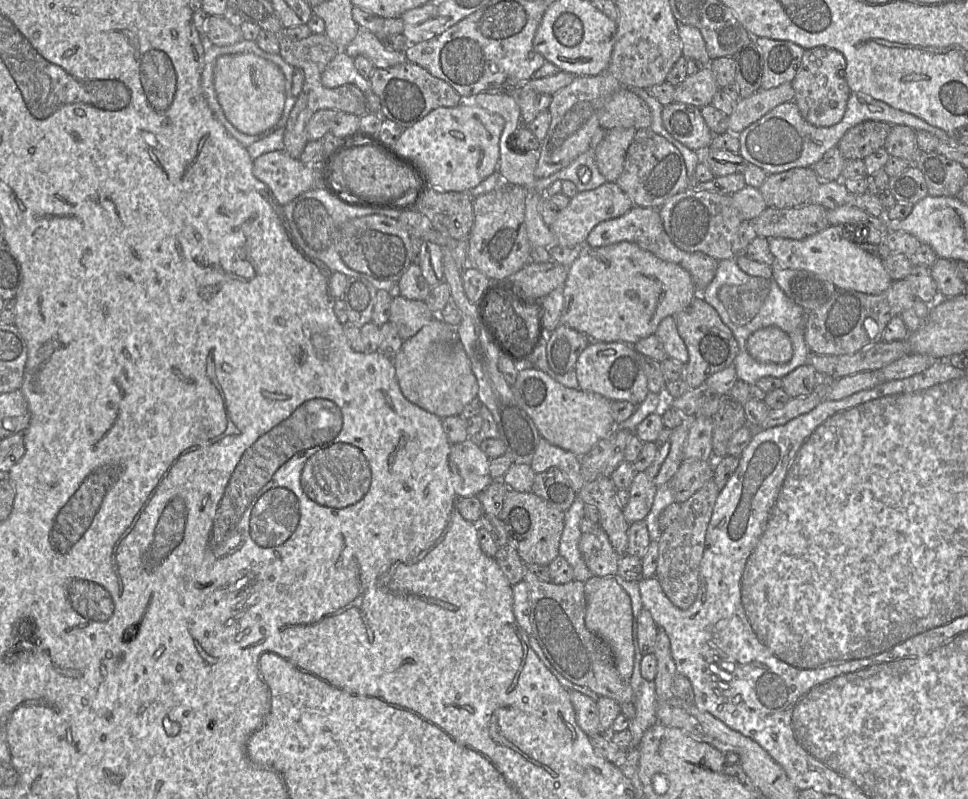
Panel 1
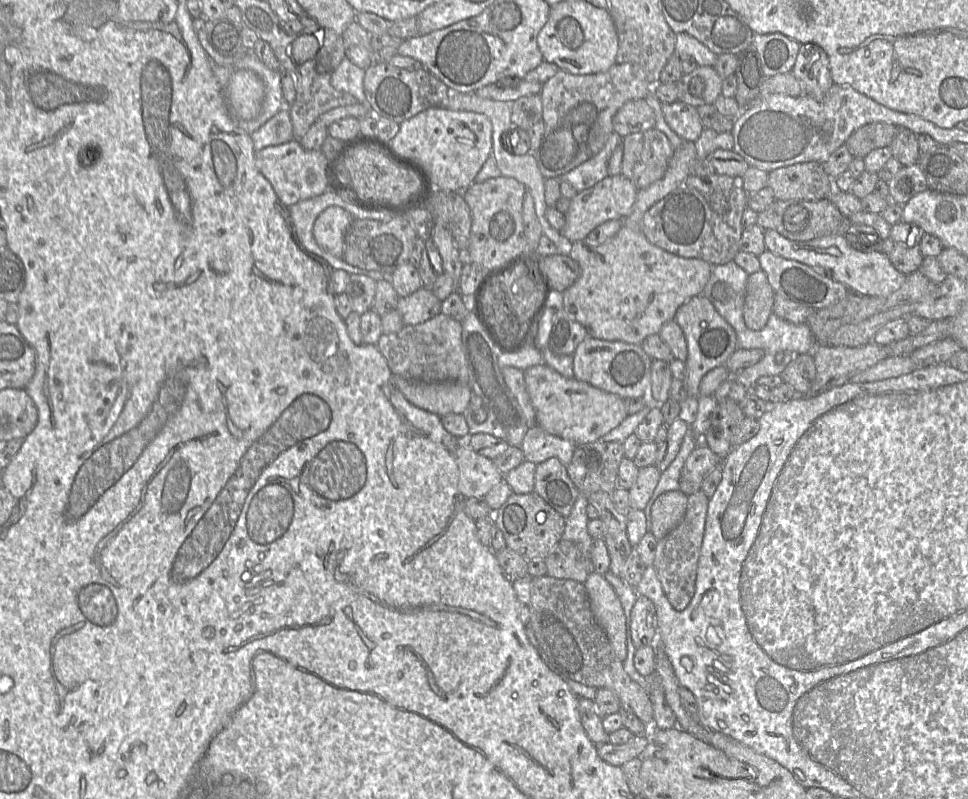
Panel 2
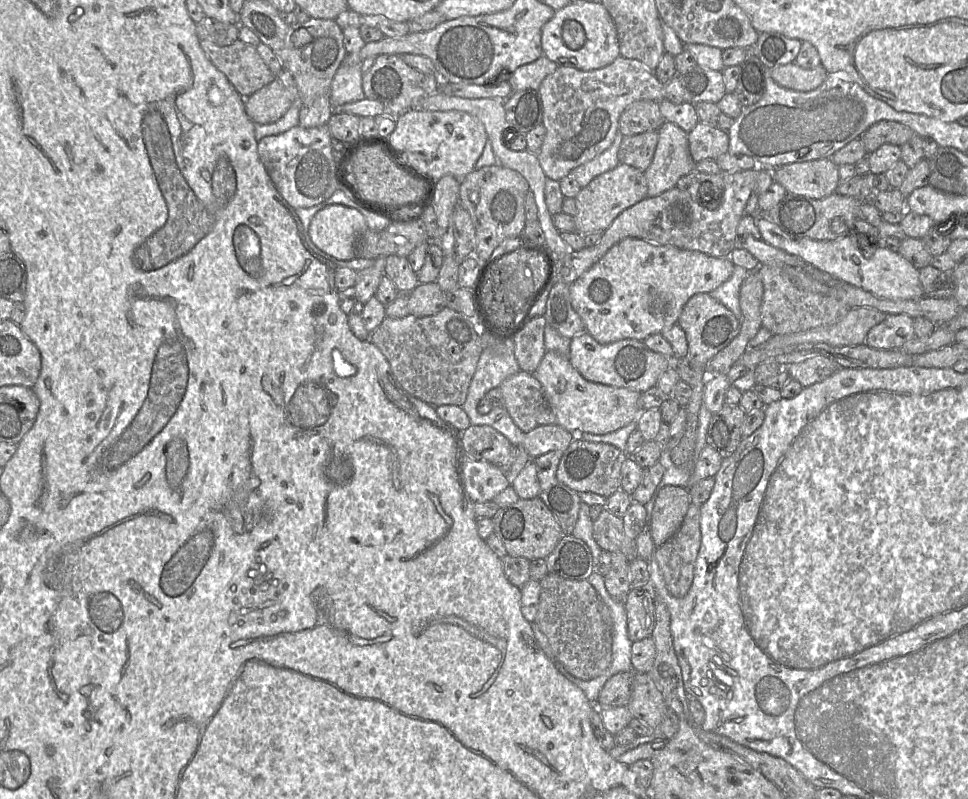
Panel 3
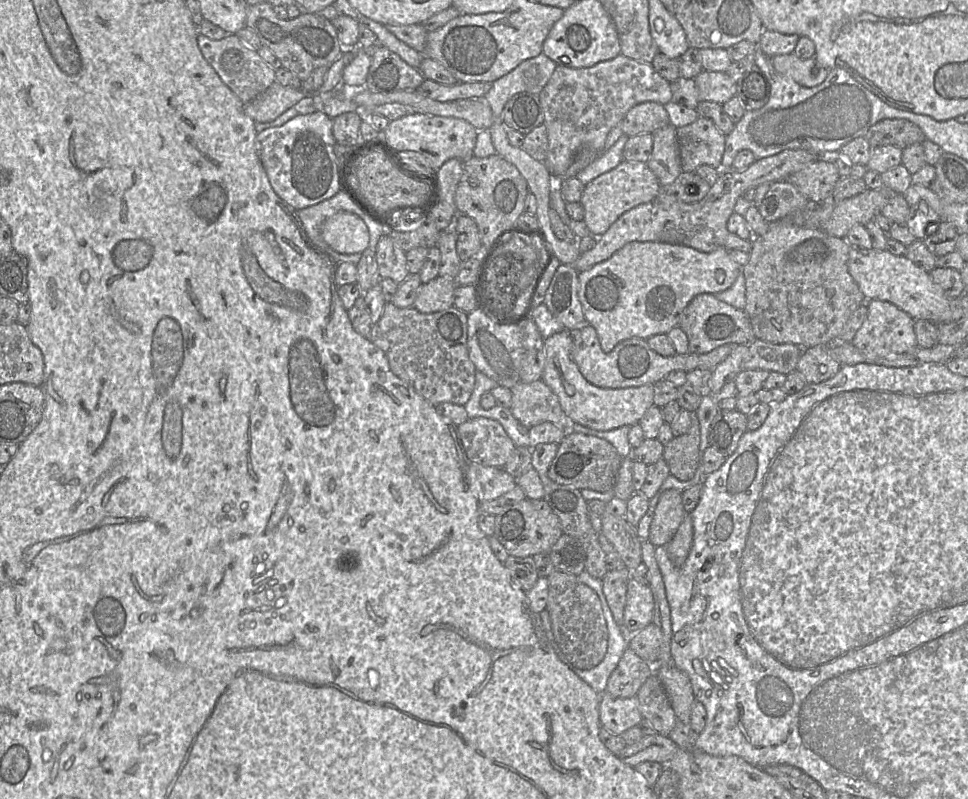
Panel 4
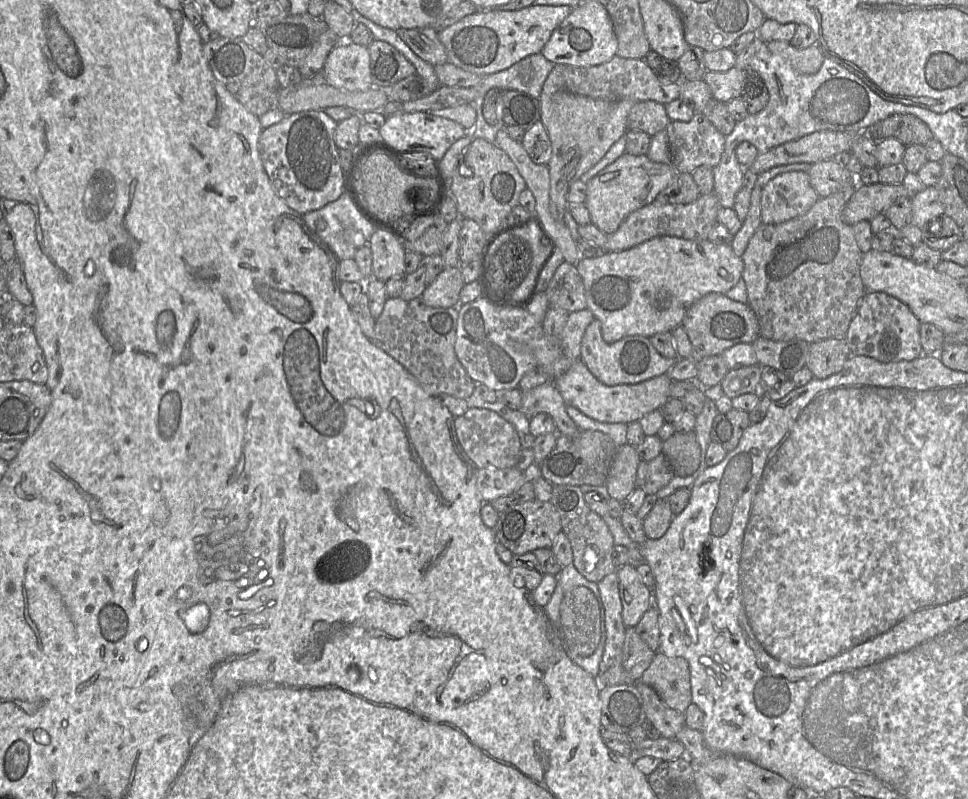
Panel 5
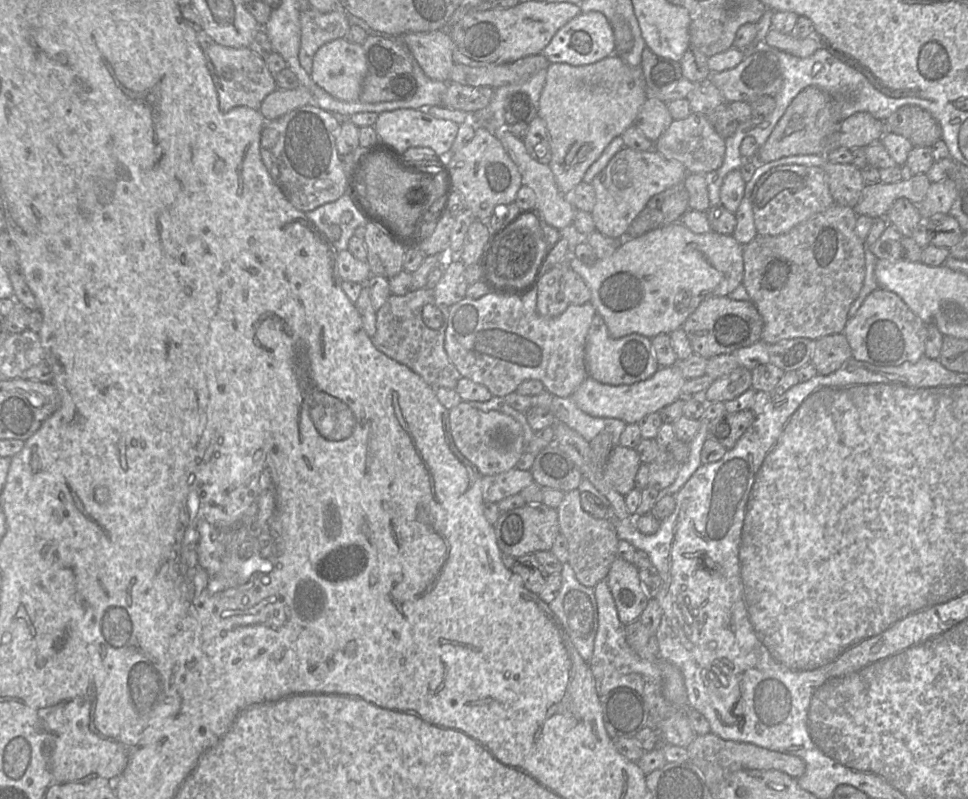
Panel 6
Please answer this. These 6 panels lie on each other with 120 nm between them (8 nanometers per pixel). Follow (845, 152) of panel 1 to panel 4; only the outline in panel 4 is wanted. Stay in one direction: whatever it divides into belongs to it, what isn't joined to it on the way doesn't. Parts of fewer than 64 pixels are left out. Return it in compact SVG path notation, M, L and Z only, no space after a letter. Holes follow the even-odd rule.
M904 118L883 119L872 125L864 135L872 148L894 145L901 149L922 143L925 135L921 128Z

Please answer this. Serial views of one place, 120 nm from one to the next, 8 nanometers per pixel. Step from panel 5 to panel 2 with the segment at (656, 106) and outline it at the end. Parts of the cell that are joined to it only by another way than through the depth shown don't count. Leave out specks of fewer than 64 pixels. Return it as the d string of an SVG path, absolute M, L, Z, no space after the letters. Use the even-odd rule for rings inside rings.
M645 99L624 103L613 117L614 132L621 137L655 127L655 113Z

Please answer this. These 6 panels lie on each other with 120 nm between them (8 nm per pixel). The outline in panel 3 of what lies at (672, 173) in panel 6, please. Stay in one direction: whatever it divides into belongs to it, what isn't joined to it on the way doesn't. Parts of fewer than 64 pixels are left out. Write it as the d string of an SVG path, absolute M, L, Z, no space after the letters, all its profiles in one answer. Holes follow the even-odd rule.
M619 163L614 169L592 179L574 198L576 214L573 218L576 231L582 235L604 232L622 211L646 197L647 183L644 172Z

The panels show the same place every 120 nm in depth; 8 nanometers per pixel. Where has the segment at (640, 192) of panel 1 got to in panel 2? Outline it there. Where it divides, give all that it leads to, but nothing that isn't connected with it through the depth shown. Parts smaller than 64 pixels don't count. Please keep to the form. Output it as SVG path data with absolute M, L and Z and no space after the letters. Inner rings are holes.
M656 127L623 138L621 174L638 190L661 179L673 156L668 137Z

